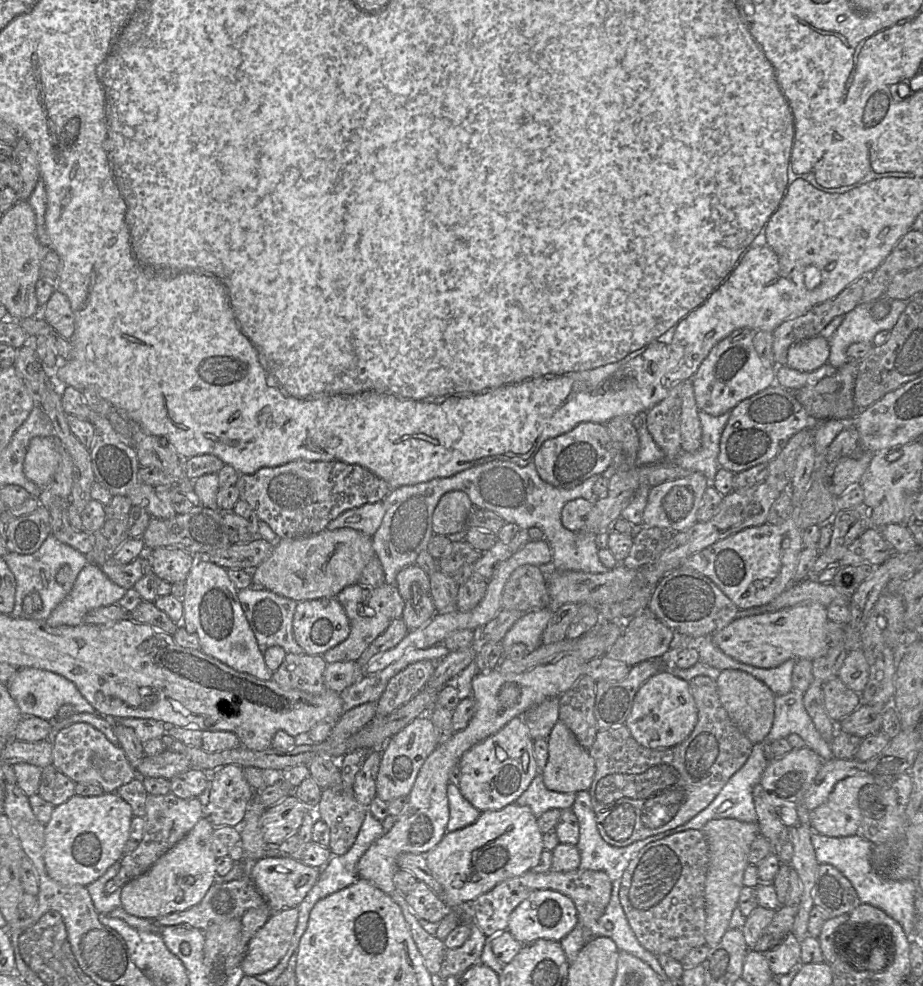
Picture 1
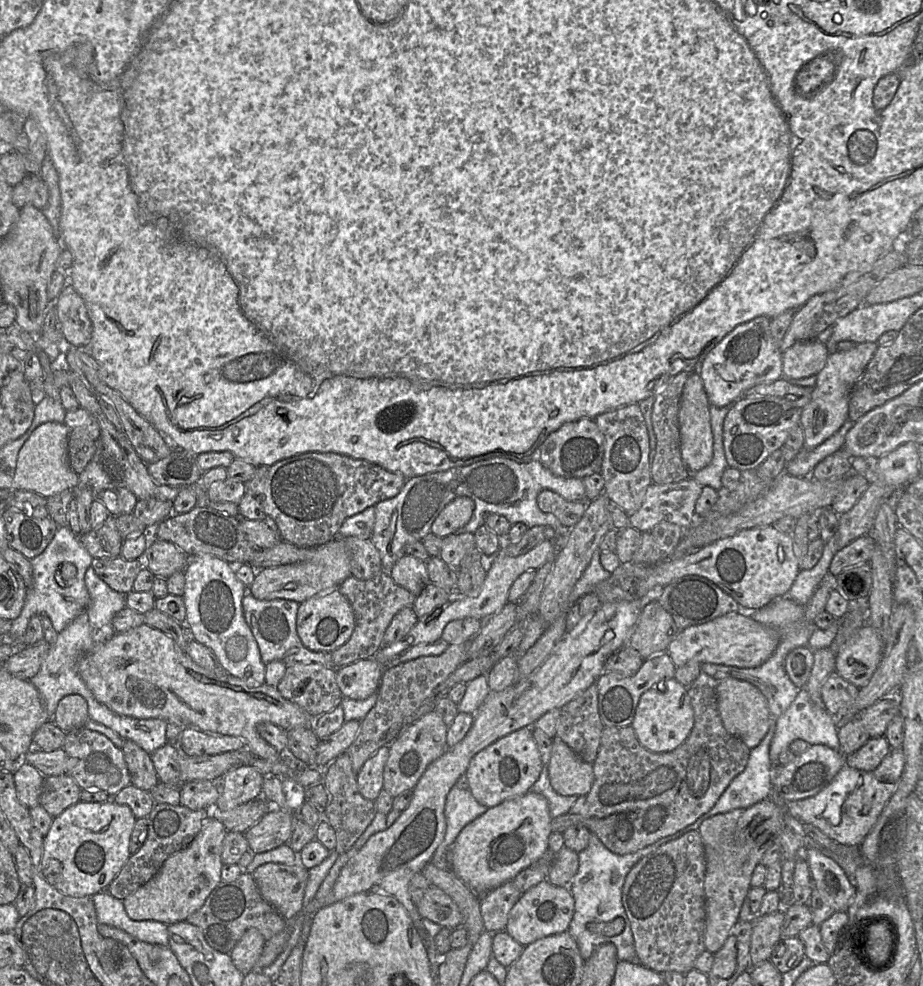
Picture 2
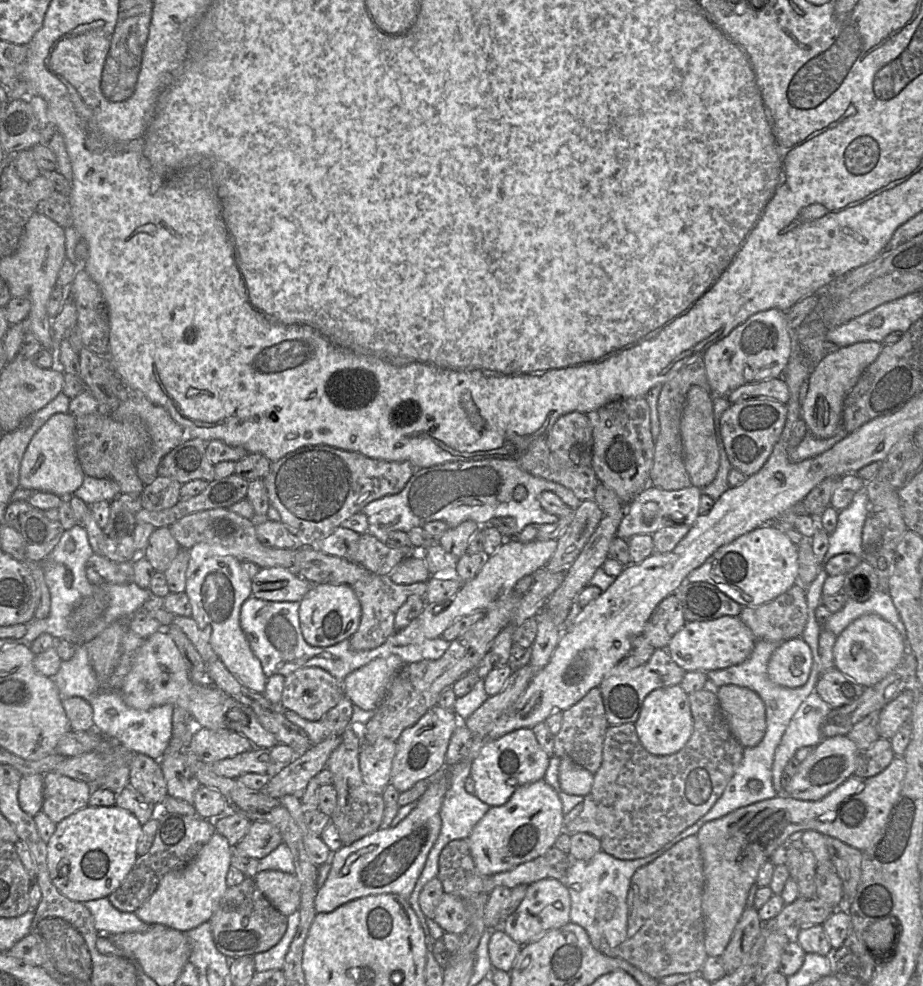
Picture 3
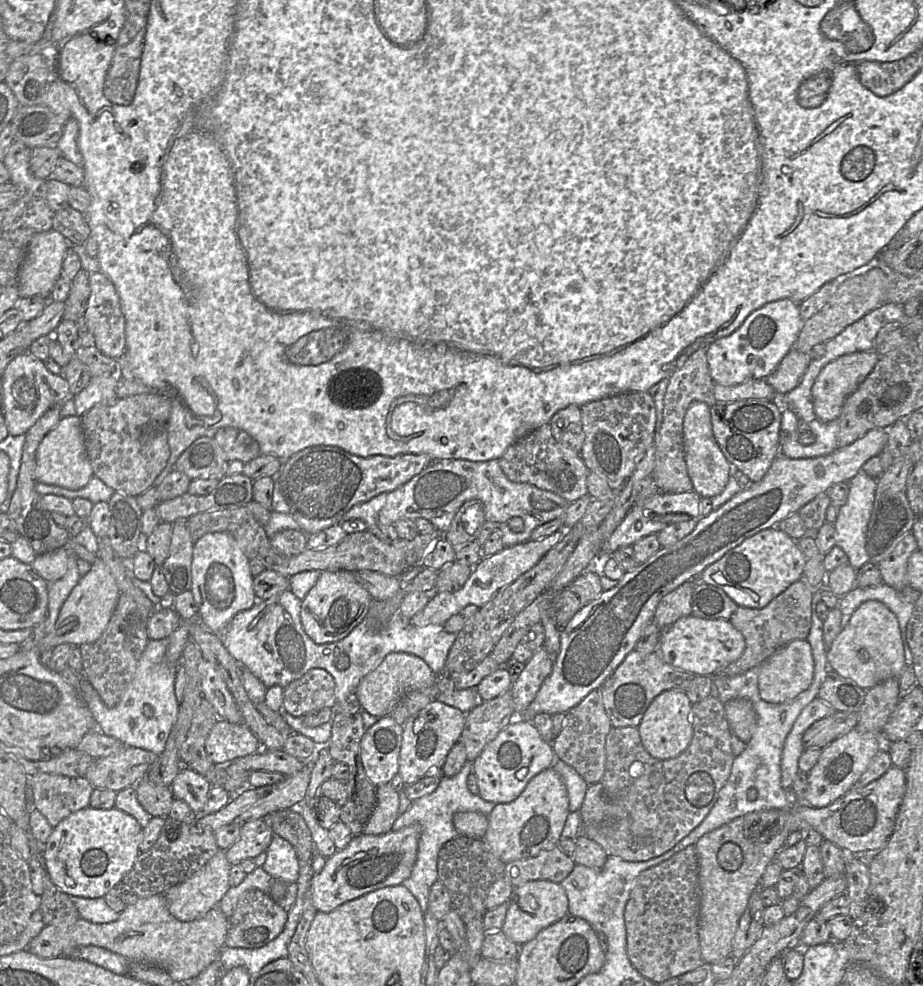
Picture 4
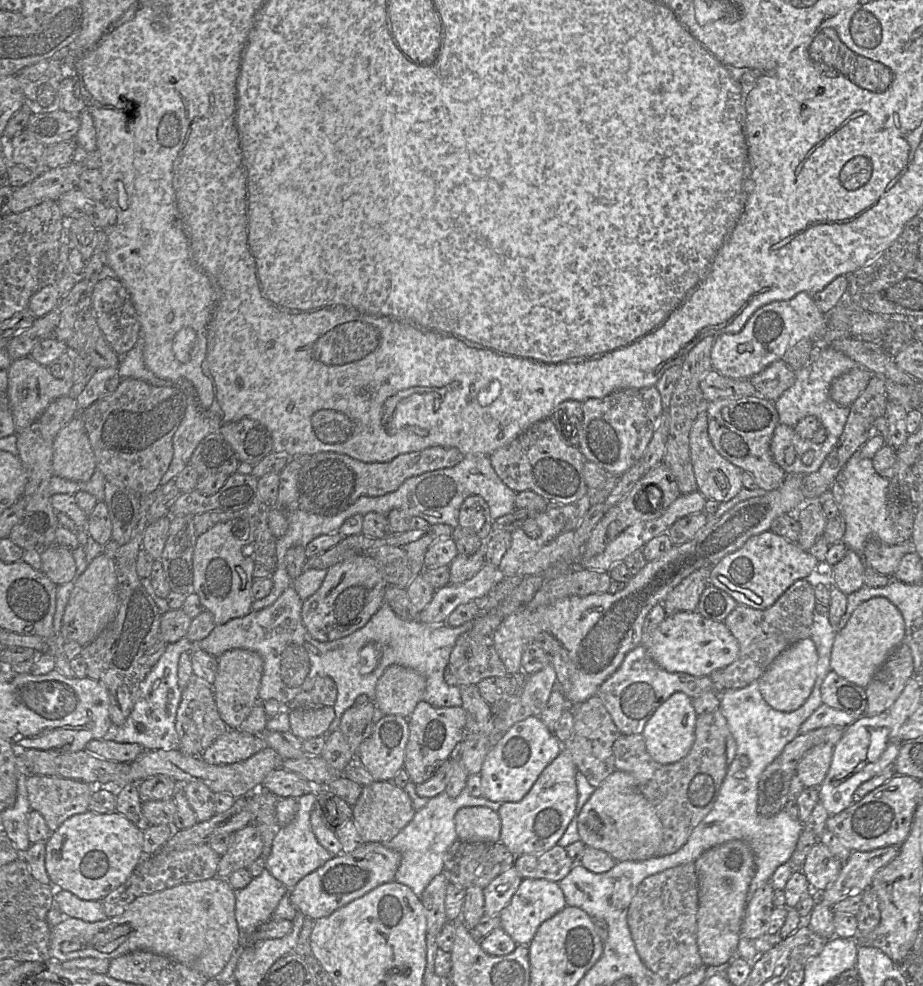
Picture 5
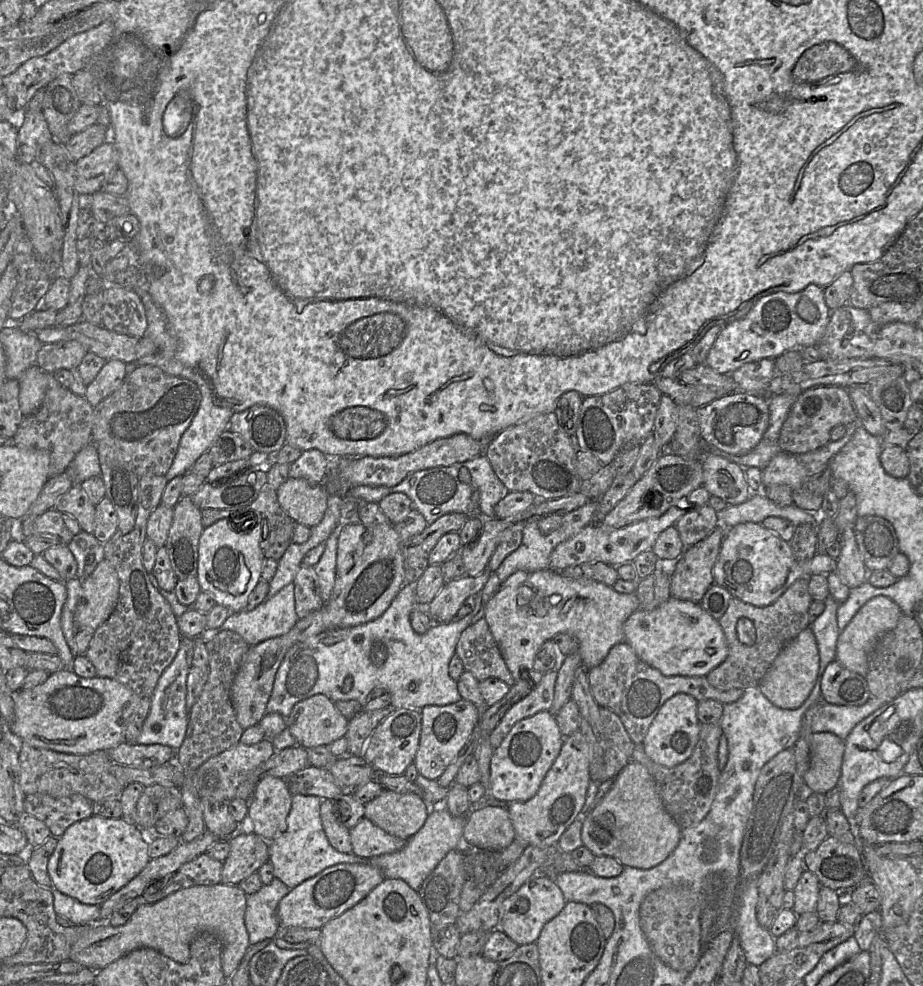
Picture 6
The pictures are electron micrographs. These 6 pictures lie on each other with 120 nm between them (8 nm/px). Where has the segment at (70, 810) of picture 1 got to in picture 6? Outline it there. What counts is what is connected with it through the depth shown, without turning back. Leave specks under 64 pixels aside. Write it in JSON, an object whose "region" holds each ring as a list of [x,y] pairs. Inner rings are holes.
{"region":[[[91,815],[86,819],[73,823],[65,830],[63,835],[60,838],[58,838],[57,846],[48,861],[47,870],[50,879],[52,881],[53,887],[59,890],[60,892],[62,892],[63,894],[66,894],[80,901],[81,903],[101,905],[112,894],[117,892],[120,888],[125,886],[131,879],[133,879],[136,875],[138,875],[150,860],[149,838],[147,837],[146,833],[152,833],[152,832],[143,832],[134,823],[125,820],[124,818],[105,818],[101,816]]]}

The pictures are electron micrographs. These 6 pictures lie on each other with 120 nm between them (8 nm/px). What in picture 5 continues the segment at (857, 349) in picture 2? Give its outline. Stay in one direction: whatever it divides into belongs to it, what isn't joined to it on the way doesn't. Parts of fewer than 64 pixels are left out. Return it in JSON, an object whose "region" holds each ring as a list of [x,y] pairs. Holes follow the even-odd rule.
{"region":[[[863,367],[854,368],[841,375],[831,384],[831,399],[839,405],[850,407],[865,390],[872,375],[871,372]]]}

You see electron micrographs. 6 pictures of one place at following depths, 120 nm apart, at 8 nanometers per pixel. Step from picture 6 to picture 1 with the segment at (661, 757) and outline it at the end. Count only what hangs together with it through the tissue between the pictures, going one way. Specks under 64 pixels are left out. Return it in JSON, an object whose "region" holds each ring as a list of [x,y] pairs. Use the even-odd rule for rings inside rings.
{"region":[[[661,669],[642,684],[624,723],[640,745],[651,749],[670,748],[690,735],[697,723],[698,712],[689,686],[689,682],[666,669]]]}

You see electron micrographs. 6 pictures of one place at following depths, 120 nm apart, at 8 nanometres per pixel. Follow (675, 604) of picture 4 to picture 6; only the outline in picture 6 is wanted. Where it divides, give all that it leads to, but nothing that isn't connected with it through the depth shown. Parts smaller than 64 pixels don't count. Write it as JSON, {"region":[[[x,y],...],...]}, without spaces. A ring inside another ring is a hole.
{"region":[[[717,527],[702,541],[686,548],[675,563],[670,566],[670,596],[683,601],[700,603],[708,588],[714,584],[713,568],[718,559],[727,529]]]}

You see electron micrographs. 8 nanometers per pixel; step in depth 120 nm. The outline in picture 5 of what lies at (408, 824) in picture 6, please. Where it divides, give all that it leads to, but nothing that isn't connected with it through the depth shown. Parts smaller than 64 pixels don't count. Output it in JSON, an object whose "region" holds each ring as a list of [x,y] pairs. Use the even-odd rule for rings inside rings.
{"region":[[[374,781],[363,787],[362,794],[353,806],[353,821],[363,843],[387,843],[393,839],[415,814],[411,798],[404,788],[393,781]]]}

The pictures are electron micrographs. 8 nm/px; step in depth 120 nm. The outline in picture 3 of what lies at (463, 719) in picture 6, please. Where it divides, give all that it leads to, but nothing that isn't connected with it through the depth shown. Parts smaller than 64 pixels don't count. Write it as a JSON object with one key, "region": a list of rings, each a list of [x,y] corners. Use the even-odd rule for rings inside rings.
{"region":[[[435,705],[414,725],[403,730],[396,741],[390,784],[401,793],[413,787],[418,781],[431,779],[443,772],[449,740],[459,722],[460,719],[454,711]]]}

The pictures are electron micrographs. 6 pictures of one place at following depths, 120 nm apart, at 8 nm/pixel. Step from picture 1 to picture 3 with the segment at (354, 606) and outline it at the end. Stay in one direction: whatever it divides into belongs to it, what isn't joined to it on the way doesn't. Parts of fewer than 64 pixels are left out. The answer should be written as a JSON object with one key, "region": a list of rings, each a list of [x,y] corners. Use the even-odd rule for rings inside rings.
{"region":[[[373,573],[355,582],[351,587],[361,604],[360,625],[349,638],[351,648],[355,651],[372,650],[384,644],[396,631],[394,621],[398,609],[410,596],[416,595],[425,598],[427,592],[427,582],[398,585],[388,575]]]}

